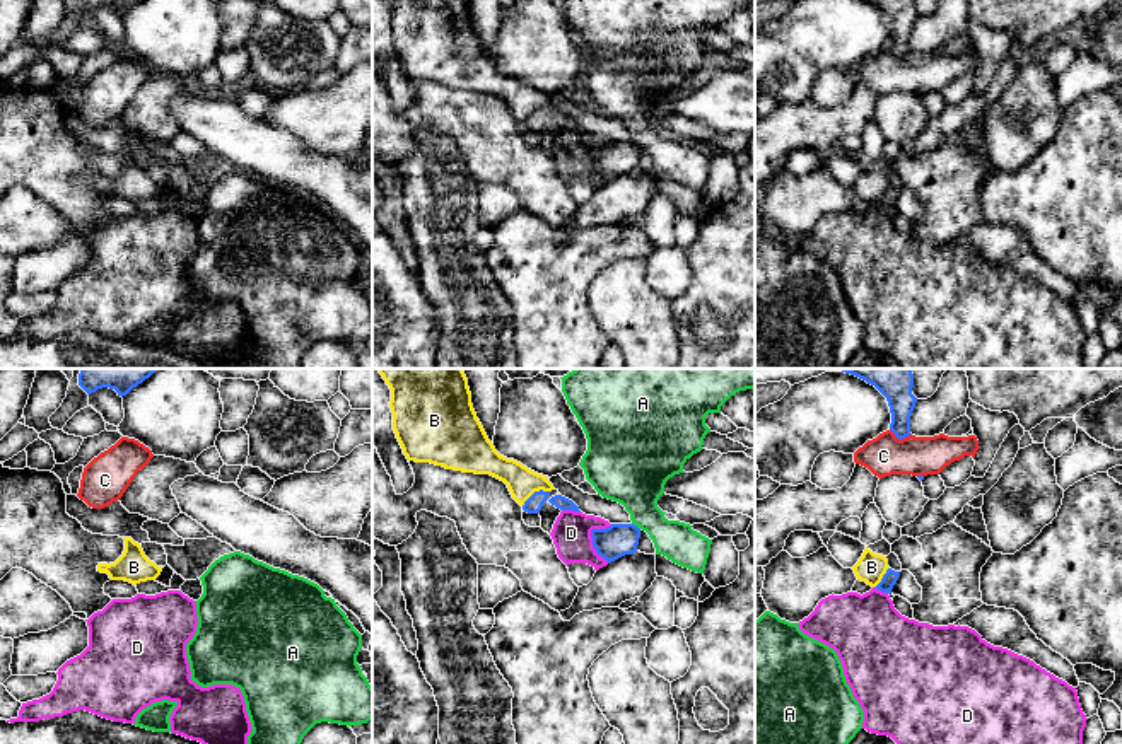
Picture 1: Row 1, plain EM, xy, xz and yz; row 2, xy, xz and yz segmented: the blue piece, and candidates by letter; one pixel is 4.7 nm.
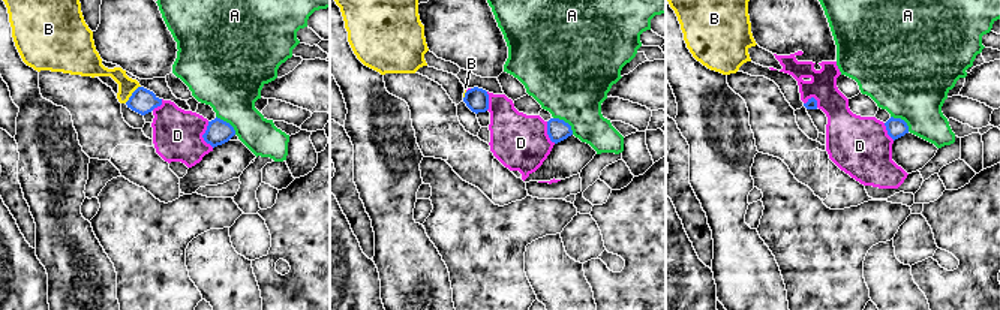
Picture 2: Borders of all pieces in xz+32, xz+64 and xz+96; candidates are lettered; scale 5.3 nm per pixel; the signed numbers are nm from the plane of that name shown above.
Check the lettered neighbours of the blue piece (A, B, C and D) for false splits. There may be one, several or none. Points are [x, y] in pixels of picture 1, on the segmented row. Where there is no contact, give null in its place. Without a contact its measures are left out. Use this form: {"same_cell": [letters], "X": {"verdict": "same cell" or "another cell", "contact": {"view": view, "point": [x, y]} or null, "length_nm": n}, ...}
{"same_cell": [], "A": {"verdict": "another cell", "contact": {"view": "xz", "point": [636, 526]}, "length_nm": 50}, "B": {"verdict": "another cell", "contact": {"view": "xz", "point": [535, 492]}, "length_nm": 150}, "C": {"verdict": "another cell", "contact": {"view": "yz", "point": [900, 439]}, "length_nm": 110}, "D": {"verdict": "another cell", "contact": {"view": "xz", "point": [591, 536]}, "length_nm": 190}}

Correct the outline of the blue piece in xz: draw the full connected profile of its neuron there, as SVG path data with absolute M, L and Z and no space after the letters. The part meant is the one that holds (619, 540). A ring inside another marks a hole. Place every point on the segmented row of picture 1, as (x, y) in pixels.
M611 524L591 531L596 553L608 563L637 551L640 529L634 524Z

